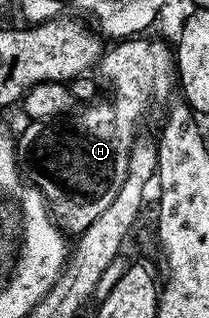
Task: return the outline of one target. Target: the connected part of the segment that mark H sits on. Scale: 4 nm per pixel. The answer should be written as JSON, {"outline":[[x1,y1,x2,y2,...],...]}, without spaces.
{"outline":[[125,38,119,42,113,43,111,45,113,48,110,49,109,52,107,49,107,51,105,51,103,55,101,55,98,61,98,73,100,72,101,78,104,80,108,80,109,86,113,88,112,97,110,97,109,100,100,100,97,102,97,104,92,104,89,106,89,108,82,109,80,113,78,113,79,111,77,111,75,115,73,115,71,118,53,118,51,120,28,120,27,123,25,123,26,126,24,128,24,133,22,133,21,136,18,136,18,139,16,140,16,162,22,173,23,179,27,181,27,183,31,184,32,187,38,189,38,191,44,195,44,200,48,204,48,211,53,221,59,224,61,229,63,229,65,233,71,234,71,232,73,232,73,234,79,234,81,232,84,232,86,230,86,226,90,226,90,222,94,222,94,218,98,218,98,214,102,214,102,210,106,210,106,206,110,206,110,202,114,202,114,197,117,196,118,190,122,190,122,182,126,182,126,170,130,166,130,154,132,153,132,148,134,147,134,145,138,143,138,136,136,136,136,127,138,127,139,124,143,122,144,115,146,115,147,112,151,110,152,100,166,99,167,96,171,94,172,88,174,92,174,85,177,83,177,80,178,80,178,73,176,71,176,58,175,58,173,49,171,47,167,48,167,46,164,45,163,42,160,40,148,41,144,39,148,39,148,38]]}

